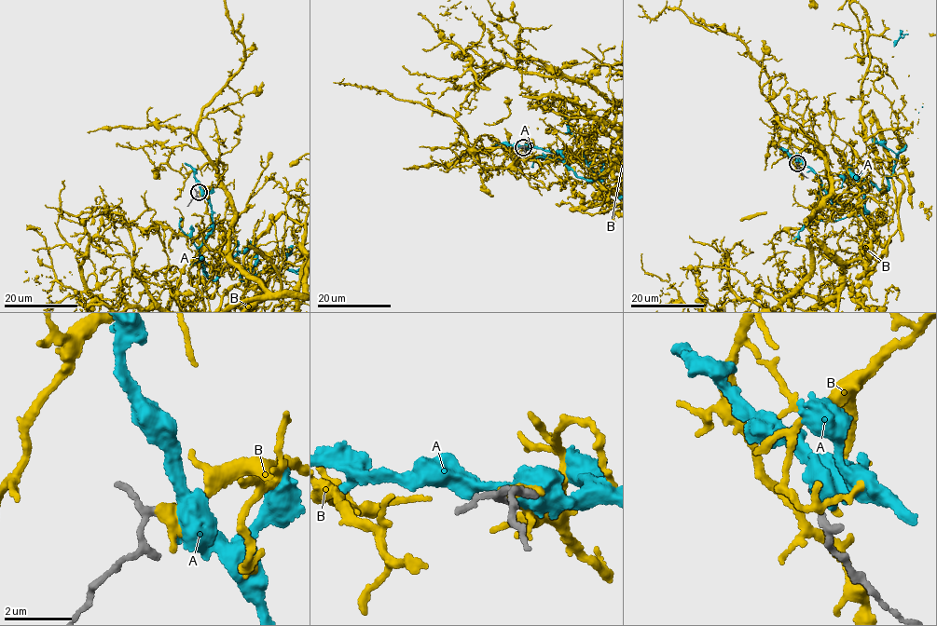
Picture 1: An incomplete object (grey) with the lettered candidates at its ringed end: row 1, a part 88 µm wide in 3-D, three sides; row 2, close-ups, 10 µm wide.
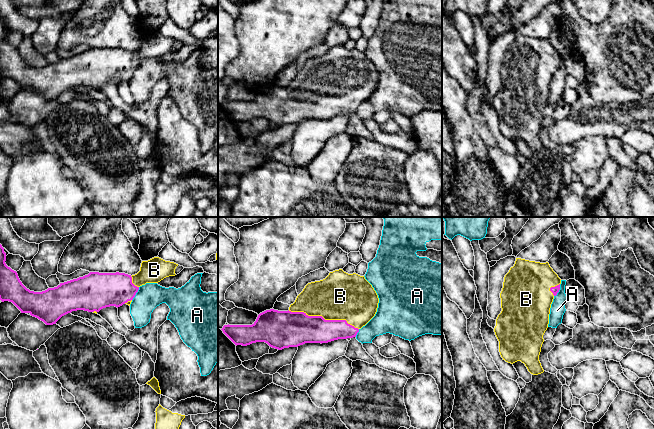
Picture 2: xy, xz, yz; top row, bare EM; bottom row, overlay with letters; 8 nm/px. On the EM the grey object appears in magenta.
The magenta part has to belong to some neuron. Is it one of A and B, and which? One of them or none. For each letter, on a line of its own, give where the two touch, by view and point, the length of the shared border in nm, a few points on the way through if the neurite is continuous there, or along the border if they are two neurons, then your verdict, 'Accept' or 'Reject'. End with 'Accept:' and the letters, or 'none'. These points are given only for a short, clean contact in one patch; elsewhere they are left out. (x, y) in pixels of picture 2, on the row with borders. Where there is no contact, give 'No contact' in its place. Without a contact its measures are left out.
A: Touches magenta at xy (135, 294). Shared border 130 nm. Boundary: xy (139, 287), (132, 300). Reject
B: Touches magenta at xz (322, 317). Shared border 600 nm. Accept
Accept: B

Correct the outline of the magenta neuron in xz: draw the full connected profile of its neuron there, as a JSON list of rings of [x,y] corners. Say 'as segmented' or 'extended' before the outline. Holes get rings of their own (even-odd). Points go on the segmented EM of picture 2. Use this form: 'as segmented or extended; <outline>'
extended; [[[342,269],[330,272],[320,281],[308,283],[290,305],[288,311],[274,309],[260,313],[252,325],[224,325],[223,333],[237,346],[247,346],[256,342],[265,342],[270,347],[282,350],[289,347],[298,347],[305,343],[328,343],[338,339],[356,337],[359,330],[365,326],[376,314],[379,298],[372,285],[356,273],[348,274]]]

